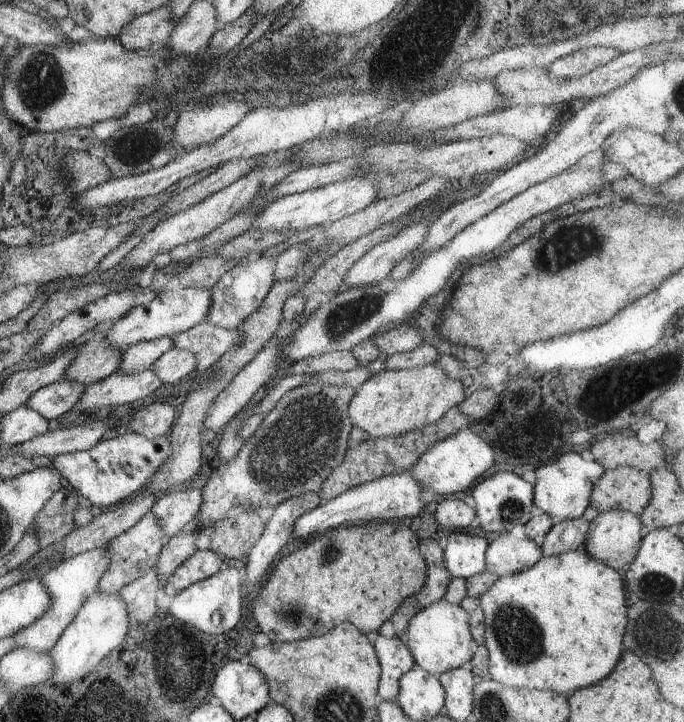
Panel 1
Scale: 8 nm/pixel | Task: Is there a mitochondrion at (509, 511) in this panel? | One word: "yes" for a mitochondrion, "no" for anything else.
yes

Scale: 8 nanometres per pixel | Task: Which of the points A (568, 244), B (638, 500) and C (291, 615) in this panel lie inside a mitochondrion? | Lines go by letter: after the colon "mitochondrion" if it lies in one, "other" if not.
A: mitochondrion
B: other
C: mitochondrion

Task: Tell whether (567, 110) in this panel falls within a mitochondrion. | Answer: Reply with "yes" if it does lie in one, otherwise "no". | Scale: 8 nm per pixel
no

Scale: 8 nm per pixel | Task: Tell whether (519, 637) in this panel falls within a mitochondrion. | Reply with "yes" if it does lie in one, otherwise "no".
yes

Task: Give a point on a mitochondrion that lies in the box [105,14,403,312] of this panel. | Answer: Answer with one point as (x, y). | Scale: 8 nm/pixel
(139, 146)

